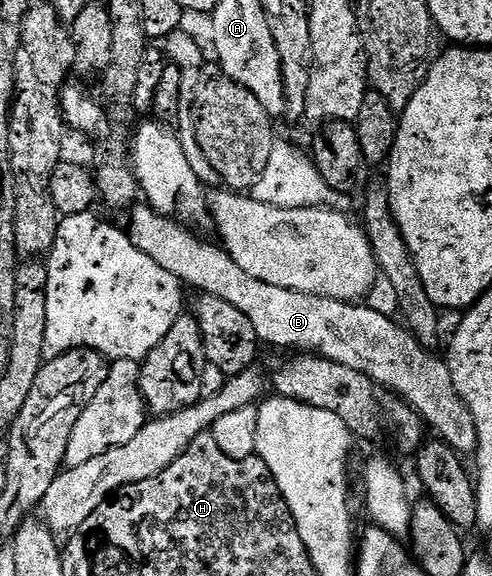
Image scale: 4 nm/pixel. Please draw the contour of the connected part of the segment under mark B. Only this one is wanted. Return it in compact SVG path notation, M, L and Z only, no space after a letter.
M140 203L131 210L130 216L132 216L132 222L126 225L126 232L131 237L134 247L141 249L142 253L148 255L153 259L154 263L158 263L159 266L164 267L166 271L170 271L170 274L176 276L178 280L183 282L185 286L190 286L199 291L201 294L209 293L214 295L218 299L226 299L226 303L230 303L234 307L238 307L238 311L242 311L242 315L246 315L246 319L250 319L250 323L254 323L254 331L260 336L261 342L265 346L277 345L280 349L292 349L288 351L318 351L319 356L330 359L334 363L342 363L342 367L354 367L354 371L362 371L372 381L375 381L377 385L387 389L389 392L396 394L400 400L405 401L409 407L415 409L416 414L423 419L425 426L429 430L432 429L437 438L441 441L445 441L451 449L455 449L457 453L461 455L472 455L476 452L476 424L474 423L474 415L470 415L470 411L466 407L466 403L458 395L458 391L454 387L454 379L450 375L447 364L443 360L440 361L429 350L416 341L416 338L409 333L399 320L391 321L384 313L379 313L376 309L371 309L370 306L364 305L368 303L353 303L351 301L339 301L338 299L330 299L329 297L319 297L318 295L306 295L302 291L290 291L286 287L270 287L270 283L262 283L262 279L254 279L254 275L246 275L246 271L242 271L242 267L238 267L238 263L234 263L234 259L229 253L224 250L219 244L213 243L210 245L208 242L203 241L200 237L195 237L191 233L187 224L181 223L175 216L159 213L157 209L153 209L151 205L147 203Z

